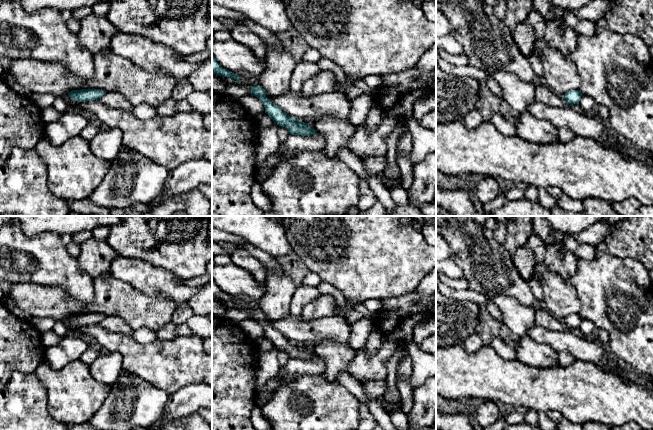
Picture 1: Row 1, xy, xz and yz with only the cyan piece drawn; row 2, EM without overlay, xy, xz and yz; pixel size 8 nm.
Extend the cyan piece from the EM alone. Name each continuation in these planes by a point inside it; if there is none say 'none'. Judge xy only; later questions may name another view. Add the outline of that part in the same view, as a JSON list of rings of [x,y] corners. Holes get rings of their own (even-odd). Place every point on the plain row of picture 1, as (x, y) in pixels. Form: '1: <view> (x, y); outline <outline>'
none

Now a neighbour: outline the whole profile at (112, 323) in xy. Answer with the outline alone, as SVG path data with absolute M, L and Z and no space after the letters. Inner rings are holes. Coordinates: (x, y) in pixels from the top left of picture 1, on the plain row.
M106 315L99 325L107 331L123 333L126 335L132 335L134 331L123 318L116 315Z

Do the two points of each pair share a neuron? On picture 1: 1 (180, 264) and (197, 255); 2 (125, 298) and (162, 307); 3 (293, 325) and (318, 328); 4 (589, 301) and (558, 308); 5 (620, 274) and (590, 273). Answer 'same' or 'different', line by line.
1: same
2: same
3: same
4: different
5: same

